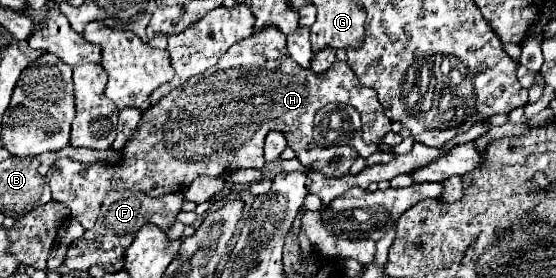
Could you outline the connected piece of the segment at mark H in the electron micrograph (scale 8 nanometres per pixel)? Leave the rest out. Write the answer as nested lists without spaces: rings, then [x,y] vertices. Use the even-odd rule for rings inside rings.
[[[265,29],[263,33],[255,33],[253,37],[247,37],[247,41],[239,41],[227,53],[219,59],[219,63],[207,73],[201,73],[199,77],[191,77],[191,81],[179,85],[169,95],[161,97],[159,103],[151,105],[139,123],[139,129],[131,141],[127,141],[123,153],[123,165],[111,167],[111,165],[83,165],[73,159],[57,159],[49,173],[49,187],[53,193],[53,199],[61,205],[67,205],[71,209],[71,217],[77,219],[85,229],[93,229],[95,221],[99,219],[99,209],[103,205],[103,199],[113,189],[129,189],[137,193],[145,193],[149,197],[161,197],[169,193],[181,193],[181,187],[189,187],[193,179],[199,175],[223,175],[241,167],[253,167],[263,169],[263,139],[271,129],[283,131],[289,147],[297,153],[297,159],[307,165],[315,167],[321,173],[331,173],[331,169],[337,169],[337,175],[343,175],[349,171],[349,167],[355,161],[355,151],[347,147],[317,147],[313,143],[313,117],[315,113],[327,105],[327,103],[343,103],[351,105],[363,121],[363,139],[367,143],[377,143],[383,139],[387,131],[391,131],[391,121],[385,117],[375,89],[361,87],[357,75],[351,71],[351,67],[343,61],[335,61],[333,67],[323,73],[315,75],[309,69],[299,67],[291,57],[285,53],[285,37],[279,33],[279,29]],[[333,159],[339,159],[341,165],[329,165]]]

